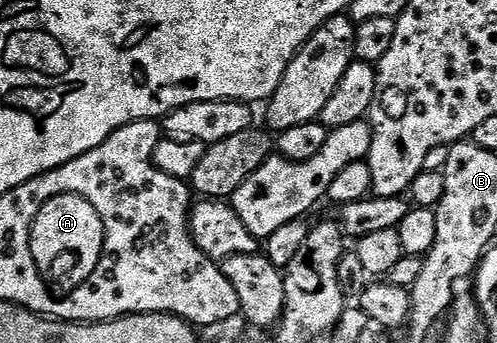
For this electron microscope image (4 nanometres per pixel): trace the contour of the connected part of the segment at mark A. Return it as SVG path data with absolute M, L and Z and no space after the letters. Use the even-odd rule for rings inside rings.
M73 193L54 196L40 206L31 229L31 255L42 278L53 286L73 289L93 274L105 245L105 225L94 205Z

